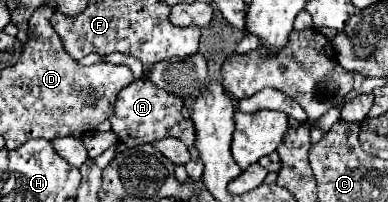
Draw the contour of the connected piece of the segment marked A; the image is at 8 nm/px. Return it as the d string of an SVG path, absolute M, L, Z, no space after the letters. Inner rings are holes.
M139 78L119 92L109 122L119 142L123 142L125 146L139 146L143 142L155 142L161 138L177 138L189 148L195 144L195 128L189 118L183 118L181 110L183 110L181 98L169 96L169 92L157 88L151 80Z

